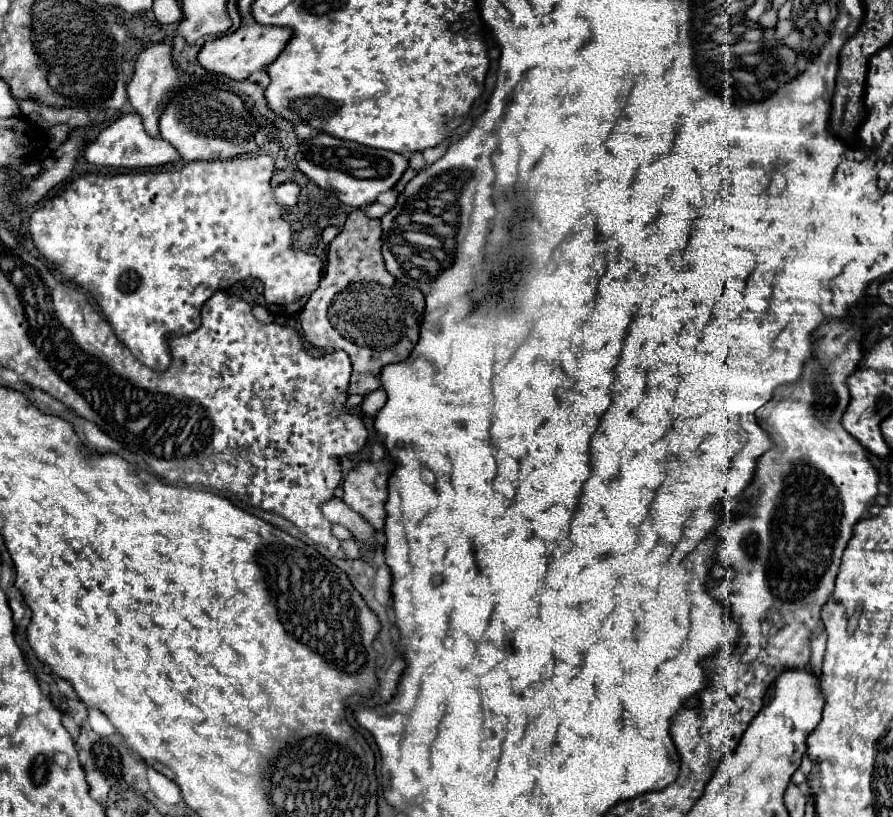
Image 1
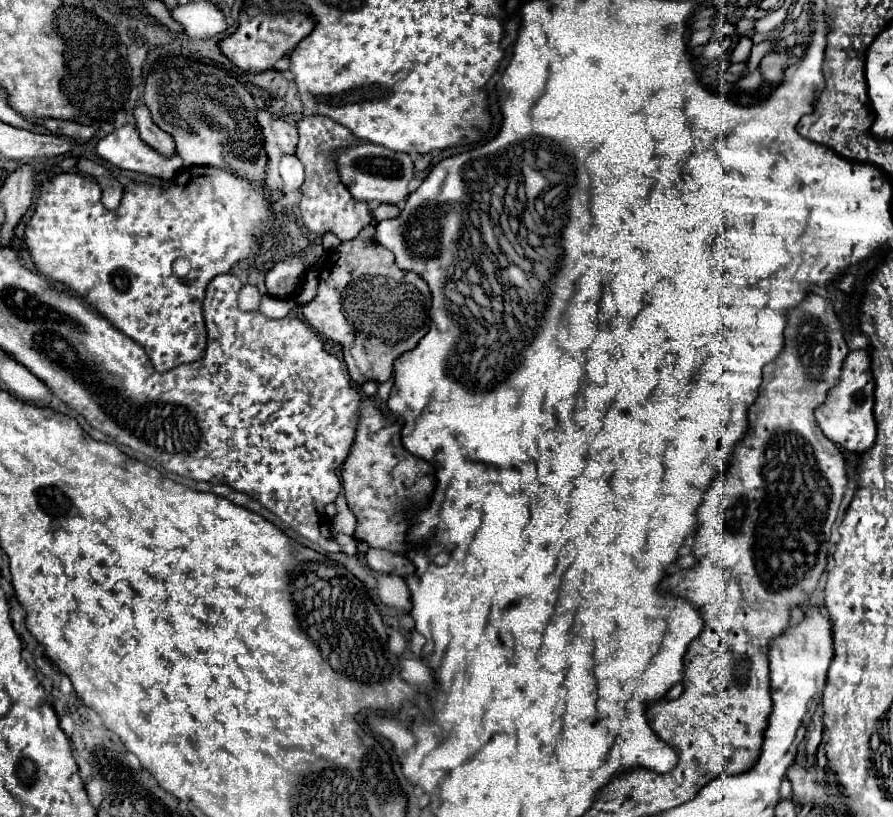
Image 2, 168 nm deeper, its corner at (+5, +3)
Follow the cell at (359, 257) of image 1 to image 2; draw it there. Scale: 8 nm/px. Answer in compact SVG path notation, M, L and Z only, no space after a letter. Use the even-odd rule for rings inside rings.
M369 224L359 232L357 238L343 242L329 254L327 264L319 272L317 294L311 302L303 306L303 316L311 328L343 346L345 364L355 384L365 382L379 384L391 378L393 360L403 352L415 348L415 344L427 334L431 324L429 308L431 308L431 292L423 282L423 278L417 276L415 272L405 272L397 268L393 254L375 240L375 224Z

